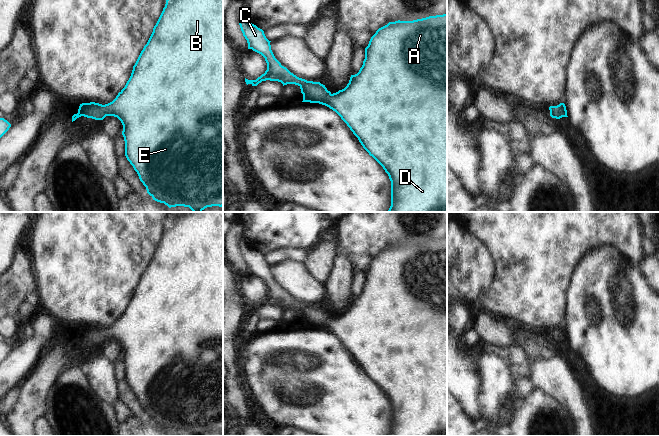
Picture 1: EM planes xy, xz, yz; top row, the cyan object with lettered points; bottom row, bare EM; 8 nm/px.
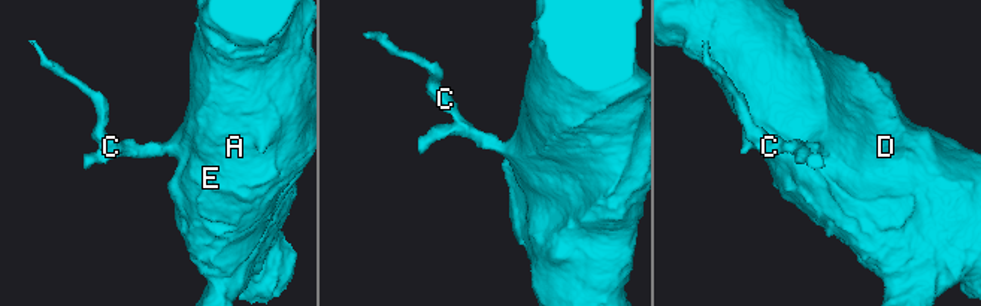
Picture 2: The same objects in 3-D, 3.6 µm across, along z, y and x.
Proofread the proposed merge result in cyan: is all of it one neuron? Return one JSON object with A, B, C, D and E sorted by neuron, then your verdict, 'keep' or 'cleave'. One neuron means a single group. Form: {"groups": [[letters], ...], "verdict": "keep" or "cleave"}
{"groups": [["A", "B", "C", "D", "E"]], "verdict": "keep"}

